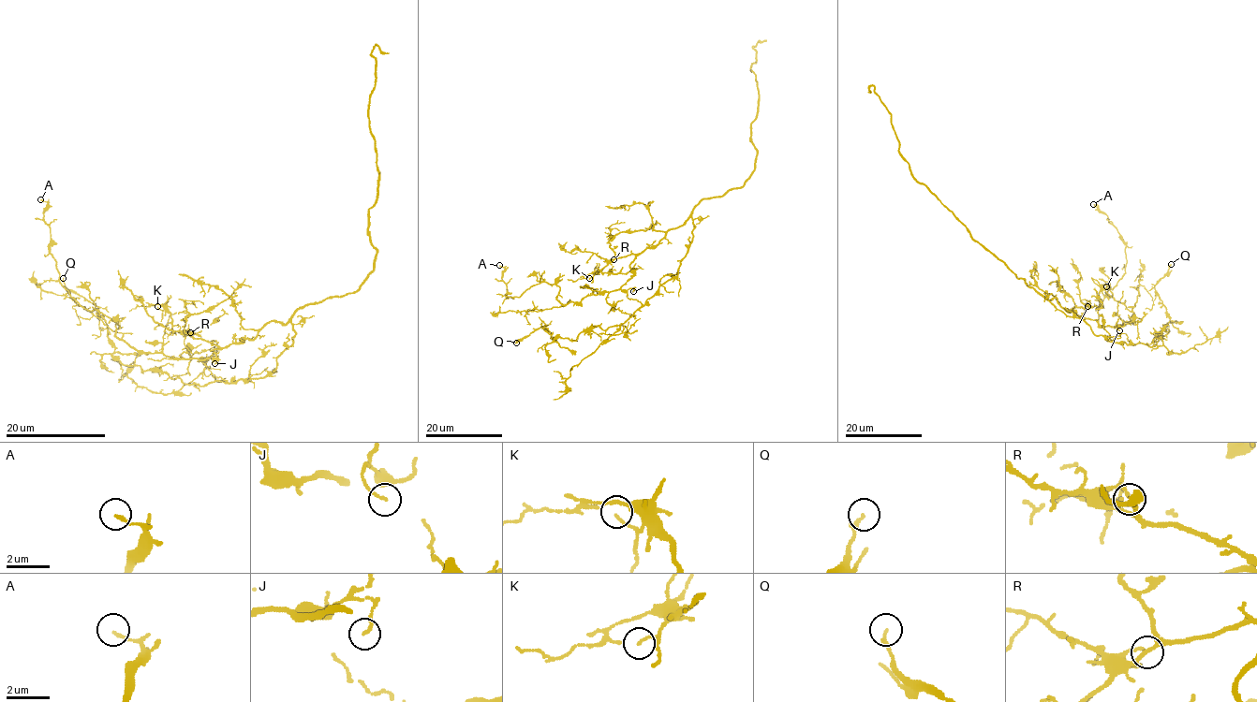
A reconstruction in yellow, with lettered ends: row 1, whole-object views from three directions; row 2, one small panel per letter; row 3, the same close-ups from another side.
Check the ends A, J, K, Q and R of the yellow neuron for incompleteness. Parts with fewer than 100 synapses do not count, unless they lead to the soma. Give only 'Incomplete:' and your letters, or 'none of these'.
Incomplete: none of these

